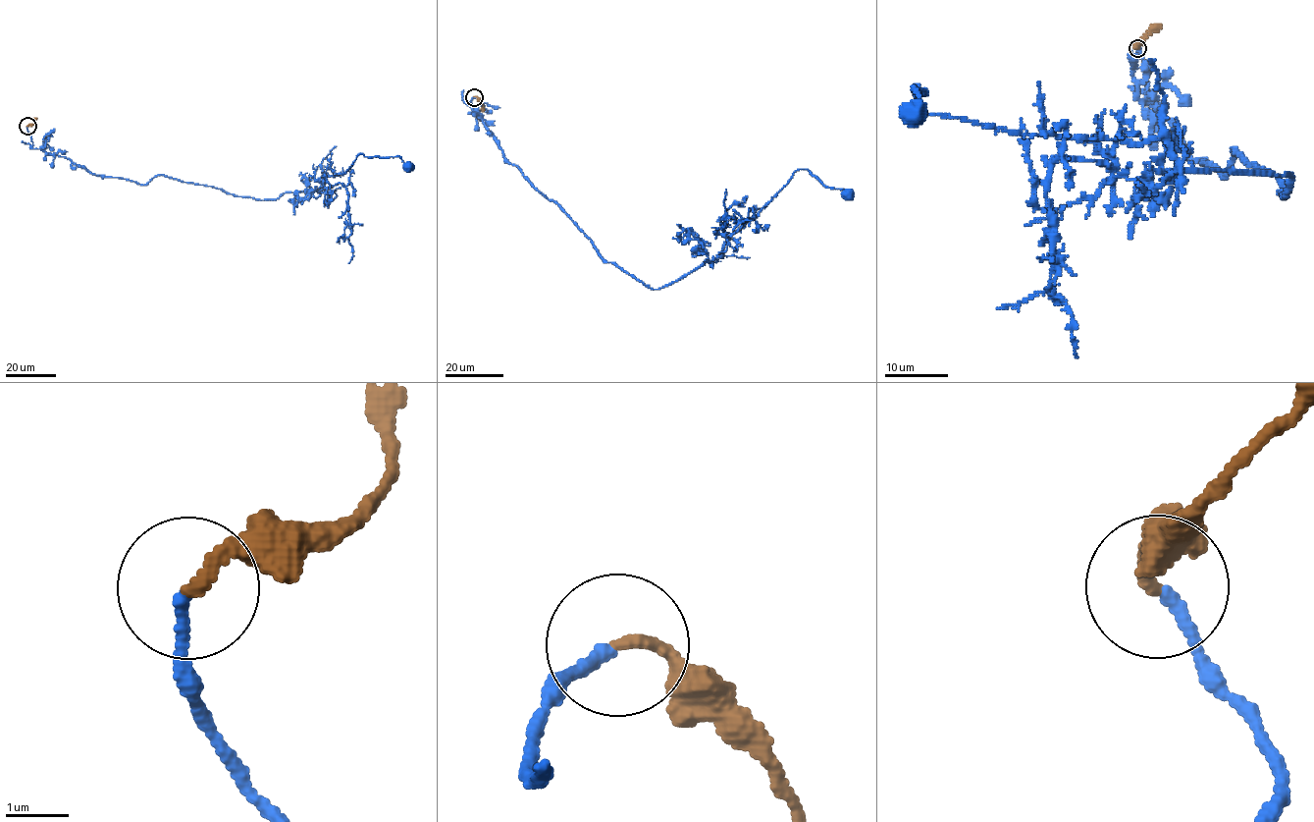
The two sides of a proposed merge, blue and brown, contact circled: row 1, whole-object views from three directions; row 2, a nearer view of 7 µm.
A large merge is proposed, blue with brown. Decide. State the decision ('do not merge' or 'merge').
merge

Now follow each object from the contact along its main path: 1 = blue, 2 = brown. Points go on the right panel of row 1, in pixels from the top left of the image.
1: (1138, 49), (1191, 160), (1234, 148), (1283, 197), (1162, 137), (914, 113)
2: (1136, 49), (1160, 26)

